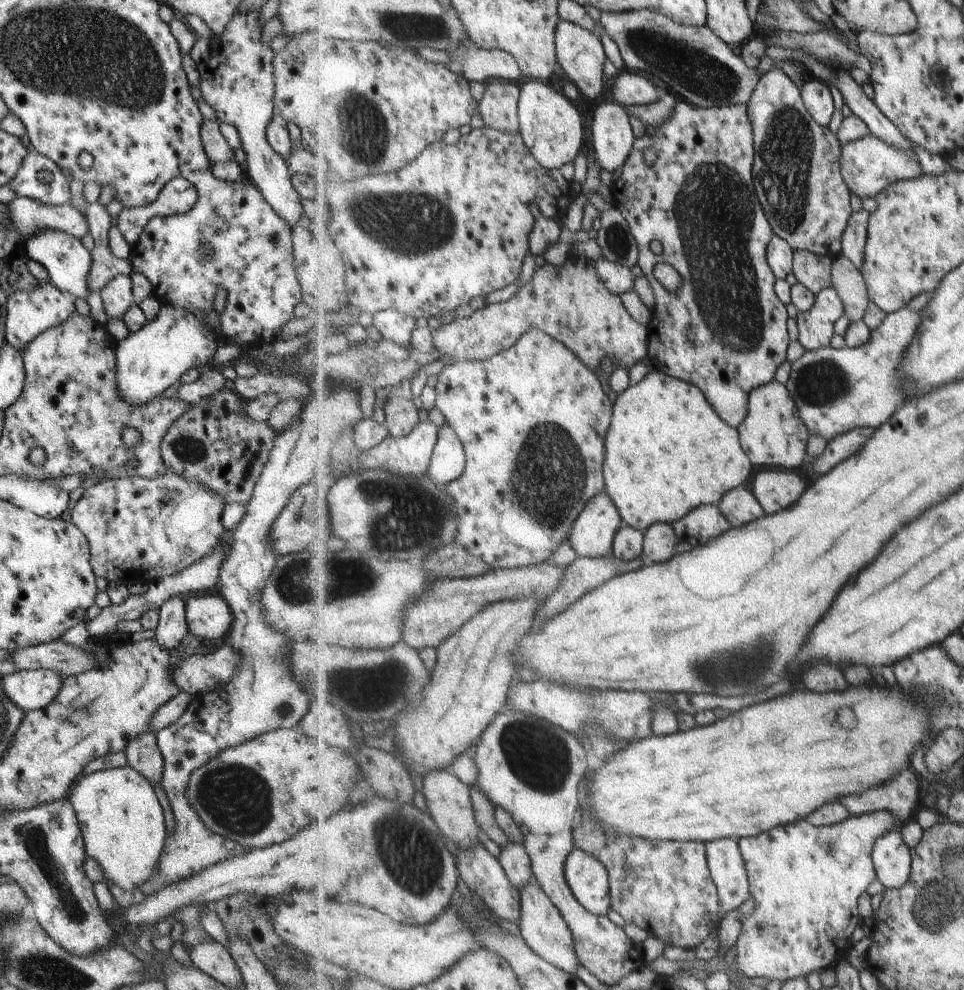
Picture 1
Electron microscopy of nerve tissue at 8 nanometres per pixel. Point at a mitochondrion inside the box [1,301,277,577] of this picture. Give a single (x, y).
(190, 450)

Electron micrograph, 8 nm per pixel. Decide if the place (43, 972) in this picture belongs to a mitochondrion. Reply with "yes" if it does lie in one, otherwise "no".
yes

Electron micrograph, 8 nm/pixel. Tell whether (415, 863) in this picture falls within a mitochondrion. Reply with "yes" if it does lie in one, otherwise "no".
yes

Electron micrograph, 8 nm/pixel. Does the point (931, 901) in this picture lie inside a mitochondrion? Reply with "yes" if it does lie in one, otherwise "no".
yes

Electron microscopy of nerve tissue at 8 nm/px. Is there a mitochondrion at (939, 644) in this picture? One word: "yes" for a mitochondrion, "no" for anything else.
no

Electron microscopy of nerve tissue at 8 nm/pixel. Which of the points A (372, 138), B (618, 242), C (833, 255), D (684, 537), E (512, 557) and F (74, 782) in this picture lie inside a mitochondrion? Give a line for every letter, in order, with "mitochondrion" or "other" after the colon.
A: mitochondrion
B: mitochondrion
C: other
D: other
E: other
F: other

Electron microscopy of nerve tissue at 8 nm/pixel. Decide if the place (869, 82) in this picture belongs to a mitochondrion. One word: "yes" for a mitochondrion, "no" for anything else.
no

